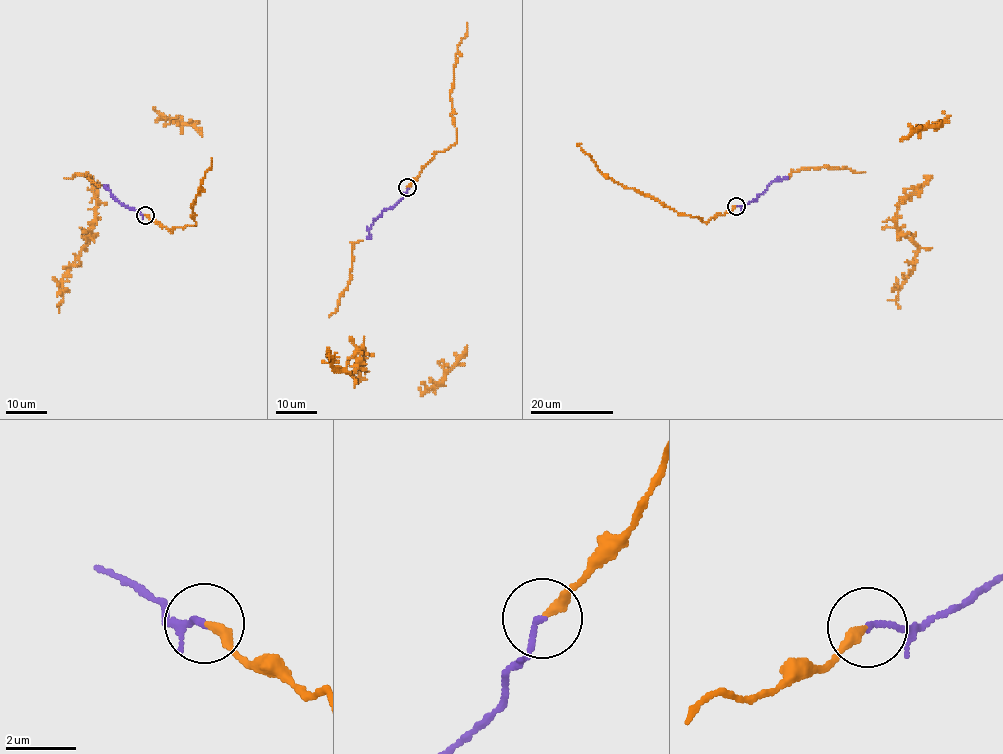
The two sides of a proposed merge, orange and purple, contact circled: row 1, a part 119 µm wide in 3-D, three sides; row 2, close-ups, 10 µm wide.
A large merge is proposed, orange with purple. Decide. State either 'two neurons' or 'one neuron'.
one neuron

